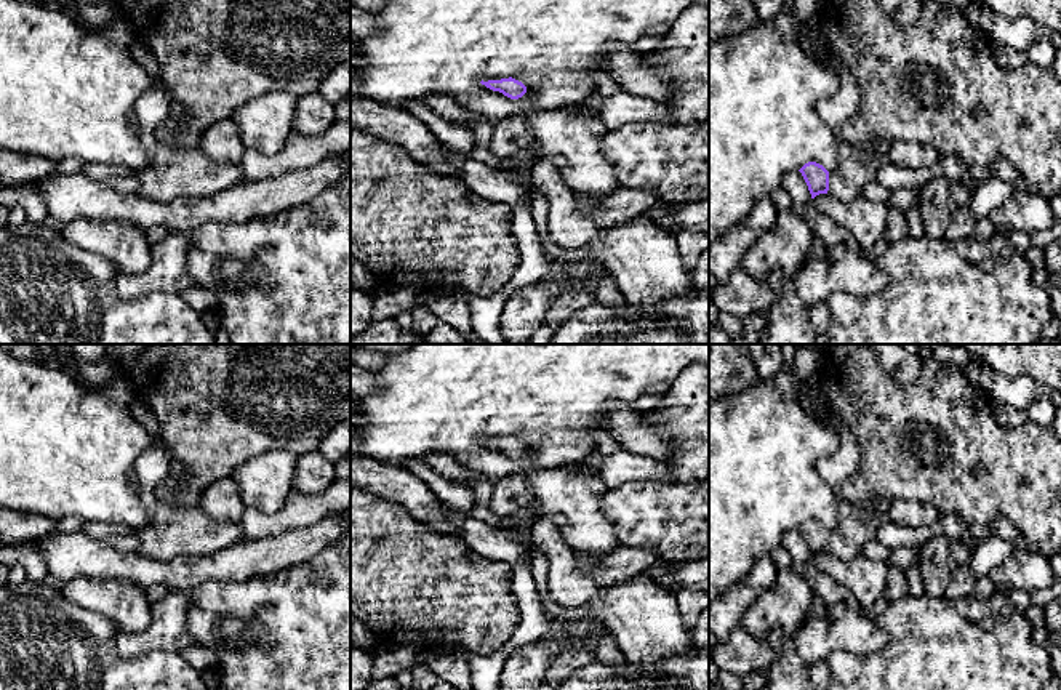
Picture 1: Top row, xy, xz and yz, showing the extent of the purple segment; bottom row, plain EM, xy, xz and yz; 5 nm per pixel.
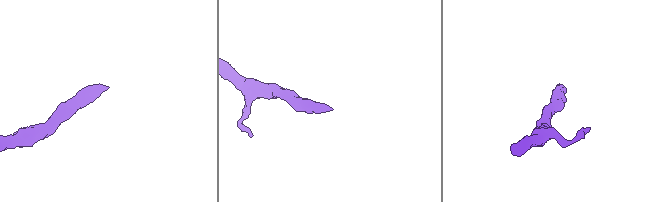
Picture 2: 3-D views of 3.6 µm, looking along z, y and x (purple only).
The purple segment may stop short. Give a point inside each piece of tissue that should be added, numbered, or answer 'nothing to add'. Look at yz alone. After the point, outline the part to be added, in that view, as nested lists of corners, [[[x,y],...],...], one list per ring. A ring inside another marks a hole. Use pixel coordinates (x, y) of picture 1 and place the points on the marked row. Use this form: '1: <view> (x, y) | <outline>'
1: yz (856, 168) | [[[839,141],[839,165],[829,171],[827,194],[842,203],[863,197],[864,189],[875,181],[879,165],[874,155],[861,146]]]

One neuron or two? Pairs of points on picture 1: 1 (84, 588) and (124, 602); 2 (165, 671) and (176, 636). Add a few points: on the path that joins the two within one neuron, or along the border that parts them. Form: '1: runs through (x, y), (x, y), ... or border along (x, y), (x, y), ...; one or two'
1: runs through (93, 594), (114, 599); one
2: border along (178, 650), (149, 650), (135, 658); two

